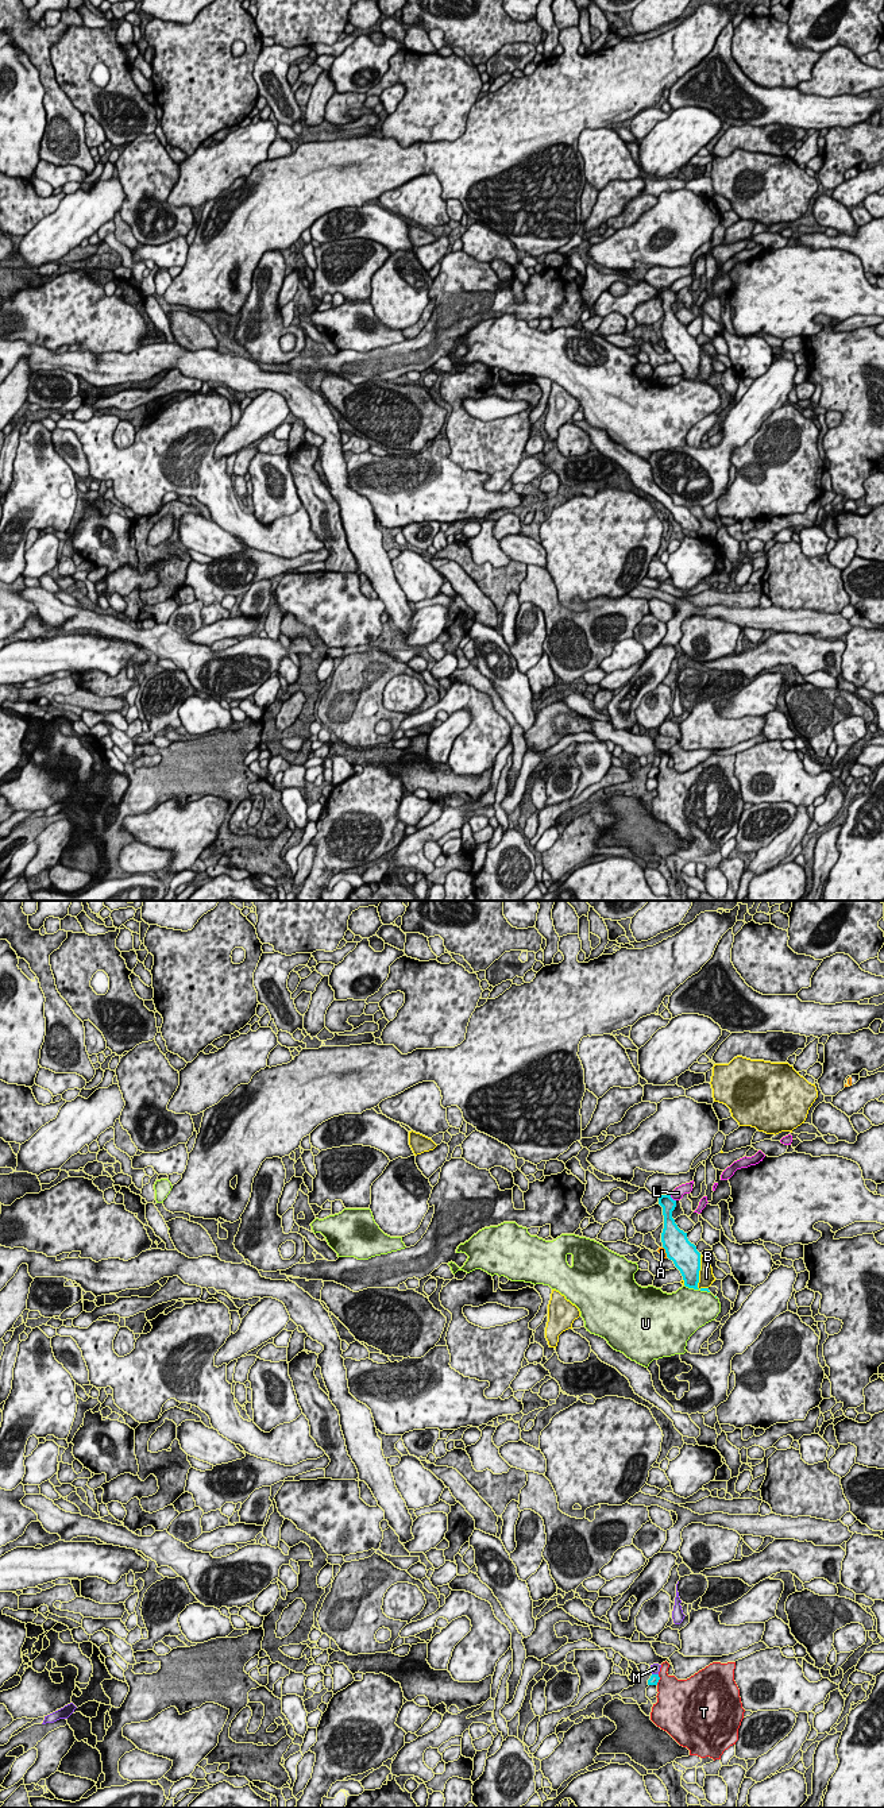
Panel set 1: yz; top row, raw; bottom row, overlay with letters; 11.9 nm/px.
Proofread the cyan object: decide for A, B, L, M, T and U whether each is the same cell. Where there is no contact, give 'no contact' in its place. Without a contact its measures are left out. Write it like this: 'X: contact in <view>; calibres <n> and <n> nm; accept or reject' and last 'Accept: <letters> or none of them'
A: contact in yz; calibres 320 and 90 nm; reject
B: contact in yz; calibres 320 and 190 nm; reject
L: contact in yz; calibres 170 and 140 nm; reject
M: contact in yz; calibres 120 and 100 nm; reject
T: contact in yz; calibres 120 and 360 nm; reject
U: contact in yz; calibres 220 and 480 nm; reject
Accept: none of them

